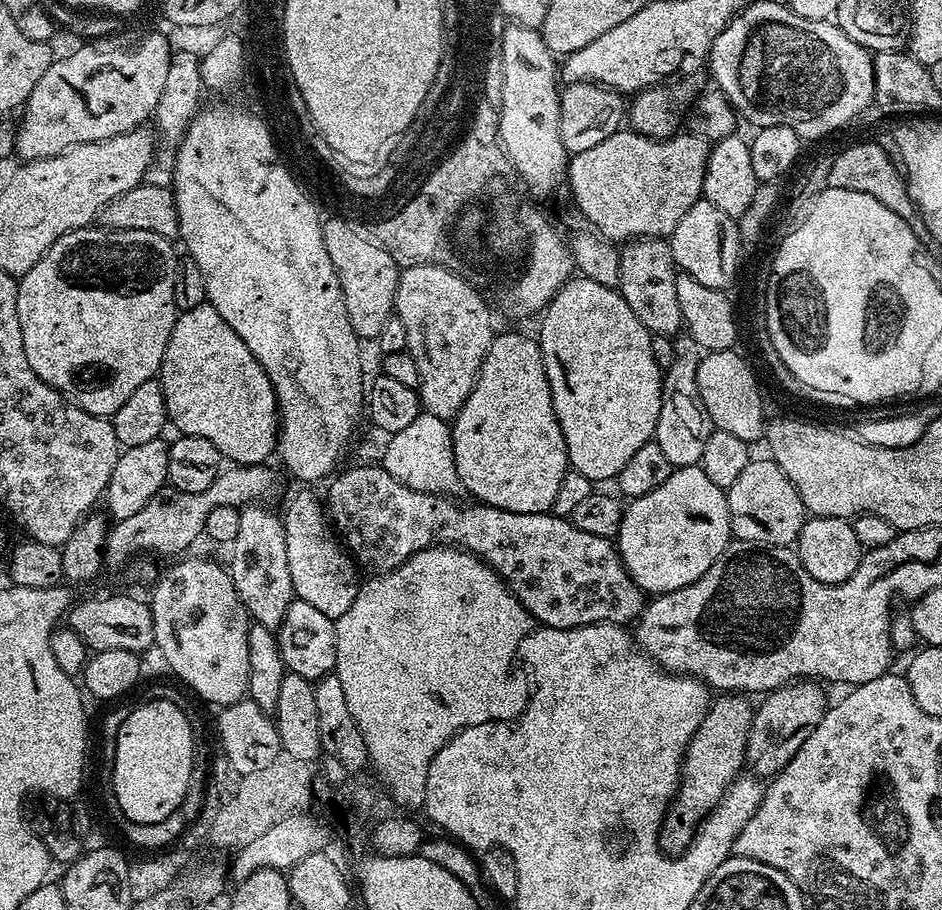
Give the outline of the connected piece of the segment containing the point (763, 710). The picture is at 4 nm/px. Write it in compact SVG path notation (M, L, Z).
M800 678L795 682L783 684L781 688L773 688L761 699L764 700L761 704L755 705L744 758L750 768L752 764L751 771L757 777L775 776L791 762L794 754L798 754L798 746L802 746L802 742L810 738L830 704L830 700L824 697L819 686L821 687L815 679Z

